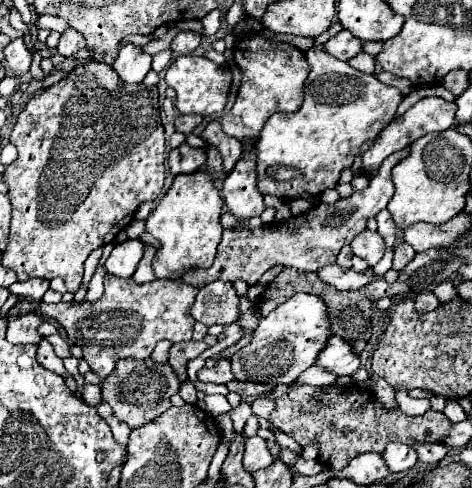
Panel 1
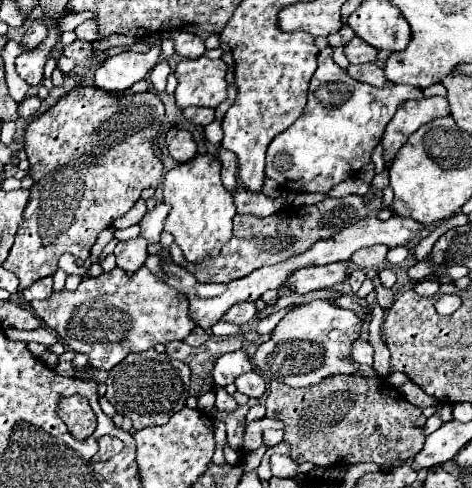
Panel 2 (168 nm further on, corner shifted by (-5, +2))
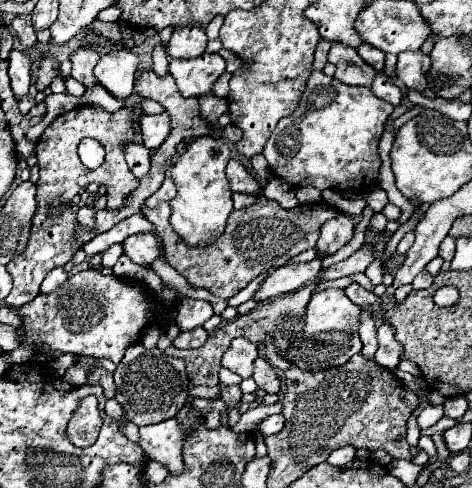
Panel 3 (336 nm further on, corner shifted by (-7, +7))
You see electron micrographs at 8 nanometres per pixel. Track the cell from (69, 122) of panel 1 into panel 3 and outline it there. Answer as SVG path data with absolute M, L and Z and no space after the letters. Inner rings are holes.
M77 106L61 116L57 116L41 134L35 156L39 160L39 180L37 180L37 210L31 220L31 236L21 254L7 264L9 274L13 276L13 290L5 298L5 304L11 308L21 308L39 294L39 284L57 266L65 266L73 254L81 248L77 240L77 214L71 206L75 194L83 192L91 182L103 186L107 192L107 208L121 208L123 200L139 186L139 180L129 170L125 162L125 146L133 142L137 128L137 110L133 106L123 106L117 112L107 112L101 106ZM83 138L95 138L103 144L107 156L97 170L89 170L81 164L77 156L77 146Z

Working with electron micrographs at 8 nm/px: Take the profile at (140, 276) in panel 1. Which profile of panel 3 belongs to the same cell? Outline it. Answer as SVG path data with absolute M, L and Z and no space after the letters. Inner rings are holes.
M165 178L163 184L161 184L161 188L159 188L145 204L147 204L147 208L155 208L155 206L159 206L161 202L169 202L175 194L177 194L177 190L175 190L173 180L171 180L171 178Z

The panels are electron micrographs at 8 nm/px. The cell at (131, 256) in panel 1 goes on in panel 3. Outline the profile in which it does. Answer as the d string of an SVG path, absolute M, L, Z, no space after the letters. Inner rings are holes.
M133 234L125 242L125 256L135 264L151 264L159 258L159 242L153 234Z

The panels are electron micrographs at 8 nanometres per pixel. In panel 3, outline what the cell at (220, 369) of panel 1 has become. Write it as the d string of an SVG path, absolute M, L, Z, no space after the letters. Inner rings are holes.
M235 338L229 346L229 350L223 354L221 364L239 374L241 378L249 378L253 372L253 362L257 358L257 346L247 338Z

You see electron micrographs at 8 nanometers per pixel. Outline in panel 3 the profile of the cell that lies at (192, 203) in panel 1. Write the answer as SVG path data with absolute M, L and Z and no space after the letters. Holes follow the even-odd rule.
M227 126L225 132L217 138L201 136L187 146L187 150L177 158L175 166L171 168L171 178L177 186L177 196L169 202L171 204L171 226L175 234L187 246L209 246L213 244L223 232L225 222L233 210L231 190L225 176L225 166L231 156L229 142L239 140L241 132L235 126Z

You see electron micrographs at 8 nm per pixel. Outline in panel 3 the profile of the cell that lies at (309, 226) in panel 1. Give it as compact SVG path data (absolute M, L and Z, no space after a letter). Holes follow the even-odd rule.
M261 198L251 208L231 212L225 232L219 236L219 240L215 240L215 244L205 248L191 248L183 244L179 236L175 236L169 224L169 204L159 204L159 208L153 210L143 206L141 214L145 214L145 218L155 224L157 232L161 232L167 248L167 264L171 264L179 274L183 274L189 284L197 288L207 288L215 296L231 298L269 266L283 266L289 258L313 248L321 224L335 218L339 210L329 204L299 204L291 210L285 210L275 200Z

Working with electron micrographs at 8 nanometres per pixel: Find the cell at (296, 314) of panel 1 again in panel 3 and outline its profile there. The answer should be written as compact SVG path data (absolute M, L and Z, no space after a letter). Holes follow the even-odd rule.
M323 290L313 294L307 310L305 310L305 328L297 338L291 340L291 348L283 354L293 366L301 368L303 372L321 372L327 368L337 368L349 362L355 354L361 352L359 340L359 314L361 308L347 300L343 290Z

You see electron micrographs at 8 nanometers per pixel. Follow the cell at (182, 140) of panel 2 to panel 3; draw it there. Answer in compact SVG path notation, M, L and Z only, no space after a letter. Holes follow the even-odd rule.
M167 112L157 114L157 116L143 114L141 132L143 132L143 144L147 148L159 148L171 134L171 116Z

